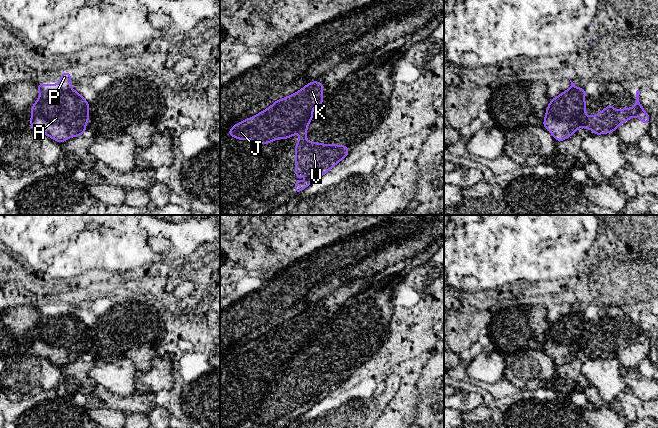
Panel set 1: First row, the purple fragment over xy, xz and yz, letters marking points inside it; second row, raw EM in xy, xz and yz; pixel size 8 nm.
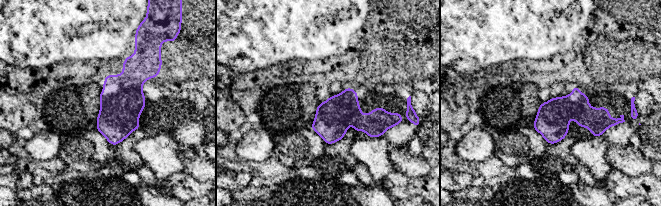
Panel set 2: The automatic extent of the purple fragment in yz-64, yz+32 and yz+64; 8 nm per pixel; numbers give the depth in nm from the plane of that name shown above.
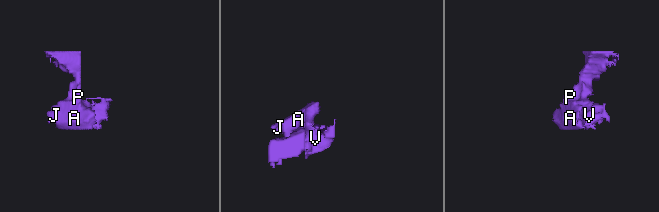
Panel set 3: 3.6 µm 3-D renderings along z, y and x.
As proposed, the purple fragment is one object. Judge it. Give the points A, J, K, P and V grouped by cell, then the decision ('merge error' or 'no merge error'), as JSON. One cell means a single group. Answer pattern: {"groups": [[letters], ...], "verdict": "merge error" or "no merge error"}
{"groups": [["A", "J", "K", "P", "V"]], "verdict": "no merge error"}

